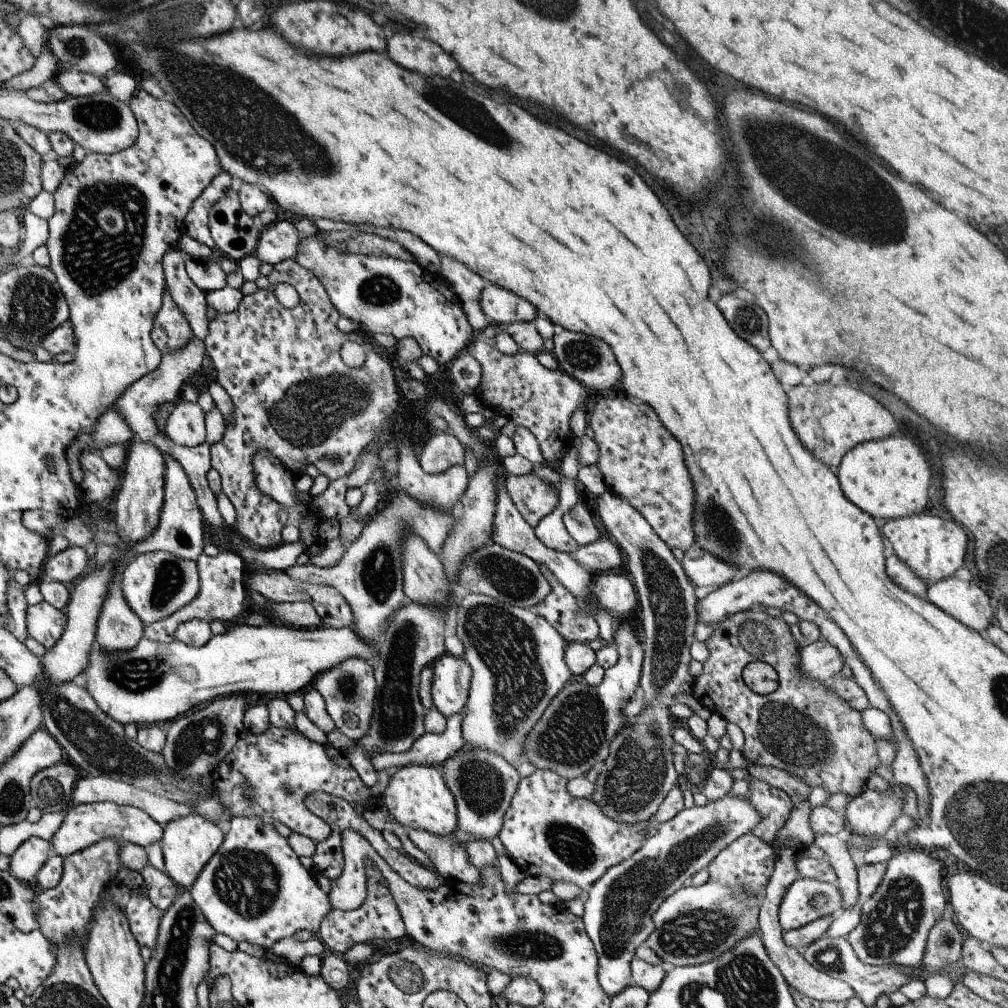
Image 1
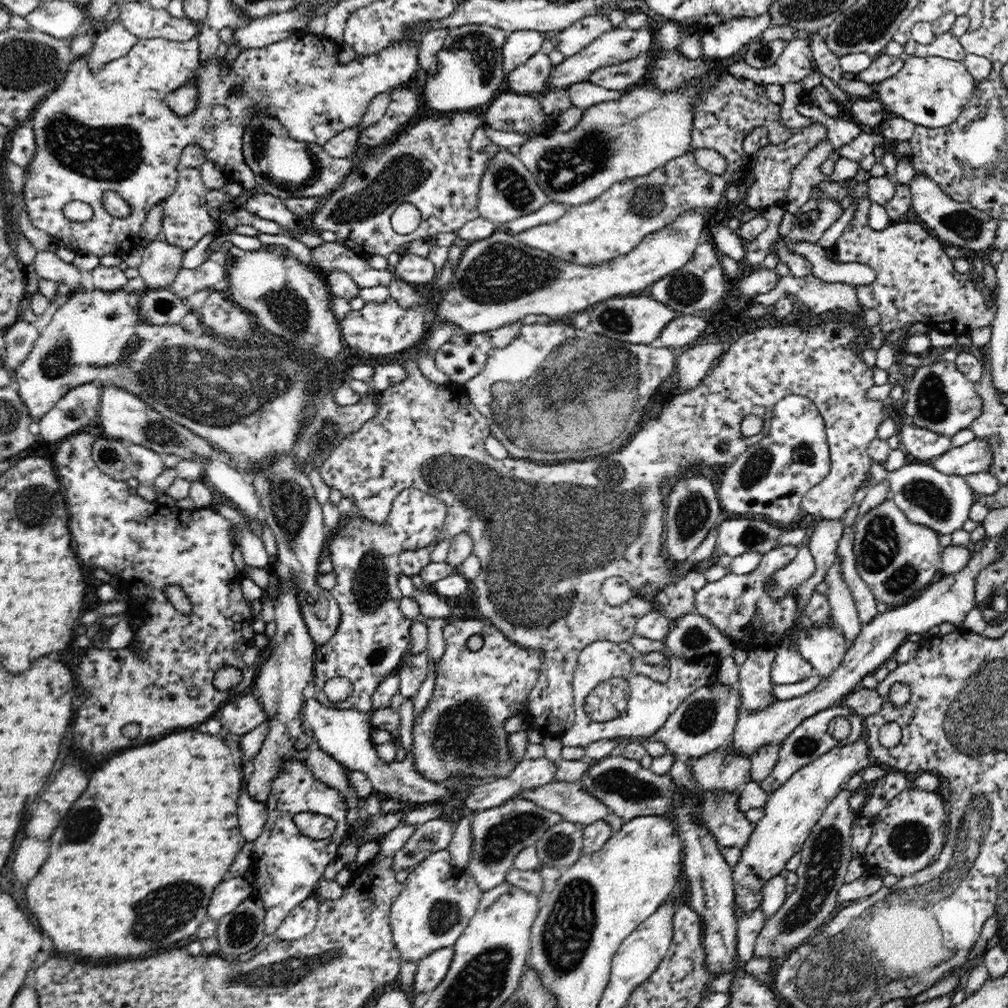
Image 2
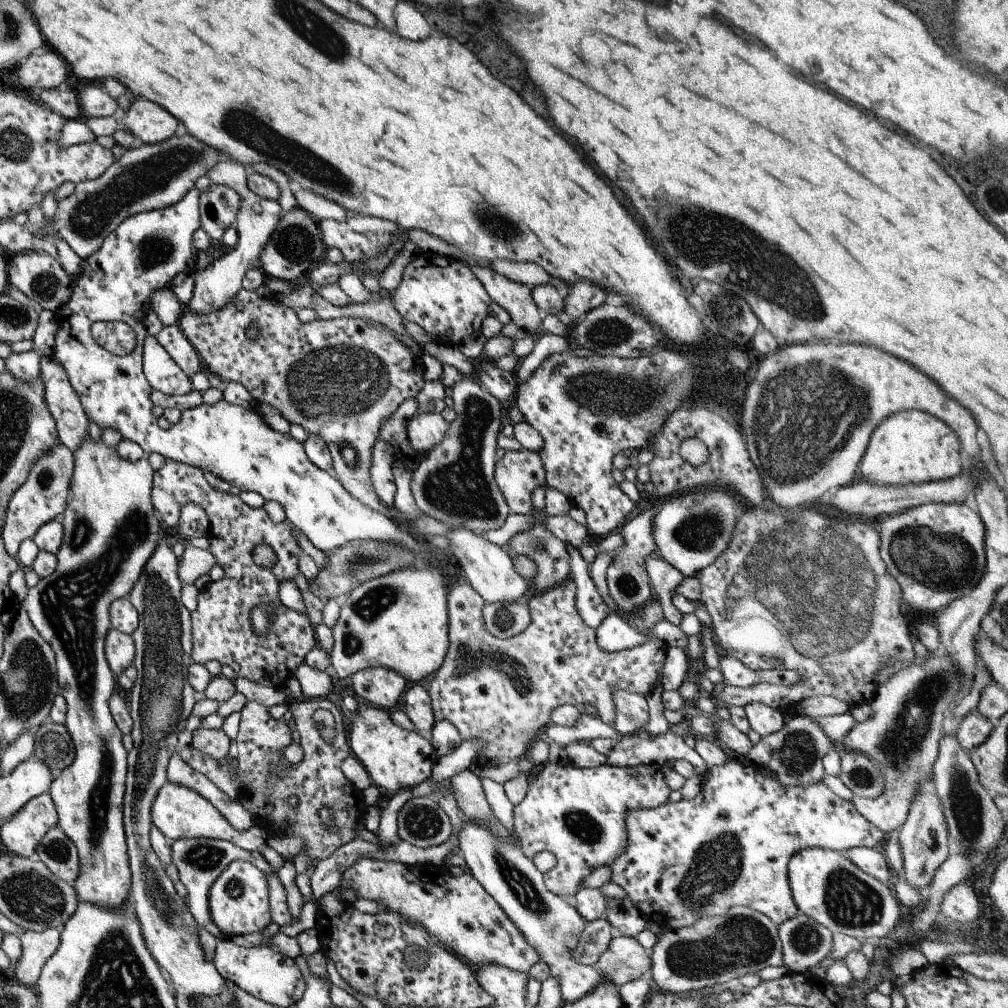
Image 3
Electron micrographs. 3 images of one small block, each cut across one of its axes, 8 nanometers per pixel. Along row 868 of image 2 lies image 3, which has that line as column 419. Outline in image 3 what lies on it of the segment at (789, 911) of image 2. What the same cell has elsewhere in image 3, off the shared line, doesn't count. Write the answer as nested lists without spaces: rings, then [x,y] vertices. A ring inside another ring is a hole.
[[[411,797],[397,811],[396,831],[399,840],[416,847],[437,846],[446,841],[451,825],[444,810],[429,797]]]

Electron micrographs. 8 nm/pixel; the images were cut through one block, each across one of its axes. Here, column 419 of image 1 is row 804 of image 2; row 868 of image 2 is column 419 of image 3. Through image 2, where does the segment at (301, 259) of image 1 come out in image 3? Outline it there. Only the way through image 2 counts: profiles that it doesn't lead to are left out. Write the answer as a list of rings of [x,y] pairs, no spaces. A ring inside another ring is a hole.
[[[431,251],[419,252],[406,264],[389,300],[403,322],[418,324],[431,340],[449,345],[459,345],[463,338],[480,333],[490,302],[483,285],[467,266]]]

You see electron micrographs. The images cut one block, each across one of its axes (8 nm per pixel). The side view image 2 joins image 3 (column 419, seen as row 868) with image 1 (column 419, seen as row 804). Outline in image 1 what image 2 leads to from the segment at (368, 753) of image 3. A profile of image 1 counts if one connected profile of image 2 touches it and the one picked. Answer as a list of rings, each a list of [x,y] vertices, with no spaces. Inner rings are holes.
[[[408,764],[389,770],[389,778],[380,797],[390,818],[407,829],[426,830],[436,835],[451,835],[456,828],[453,795],[444,783],[441,772],[433,766]]]

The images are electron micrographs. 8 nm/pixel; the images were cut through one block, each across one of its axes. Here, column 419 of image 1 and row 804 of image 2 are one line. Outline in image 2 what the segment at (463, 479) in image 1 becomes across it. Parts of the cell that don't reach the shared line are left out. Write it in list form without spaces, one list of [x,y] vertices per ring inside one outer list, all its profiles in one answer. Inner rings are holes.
[[[546,757],[535,760],[524,758],[510,775],[486,780],[472,788],[466,796],[466,806],[472,812],[477,812],[506,804],[510,799],[519,798],[522,792],[536,790],[552,782],[556,769],[556,763]]]

